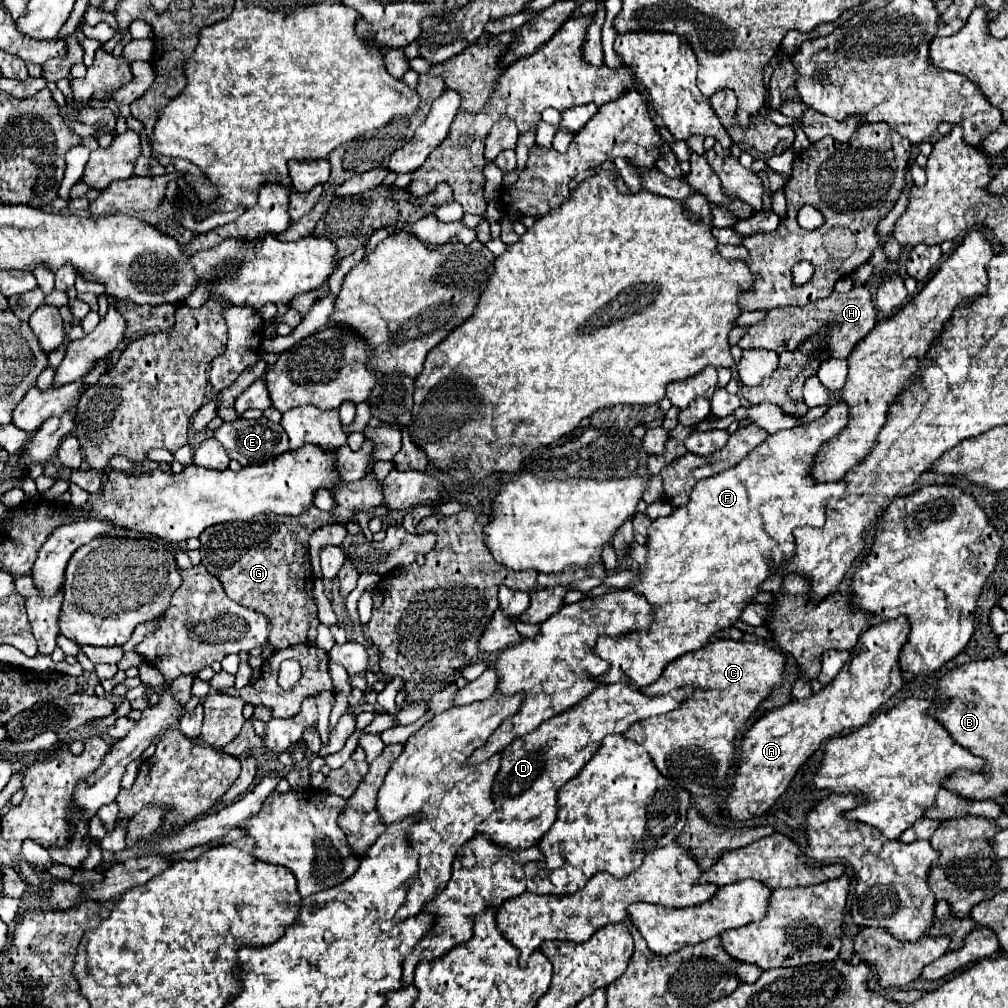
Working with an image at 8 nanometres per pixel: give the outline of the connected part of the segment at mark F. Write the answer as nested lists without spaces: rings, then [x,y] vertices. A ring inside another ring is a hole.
[[[835,403],[825,411],[825,415],[813,423],[797,425],[793,429],[777,431],[765,439],[757,449],[753,449],[735,467],[697,481],[689,495],[689,503],[673,509],[669,517],[659,517],[647,529],[647,561],[639,565],[639,577],[629,581],[625,589],[643,595],[653,609],[653,623],[649,631],[625,633],[621,637],[599,637],[595,653],[601,655],[611,667],[597,681],[615,683],[629,677],[629,685],[635,689],[647,687],[661,671],[675,659],[689,651],[705,647],[711,637],[725,627],[731,627],[739,619],[743,607],[759,593],[757,587],[771,575],[765,557],[773,557],[777,563],[791,557],[795,551],[793,529],[799,525],[823,527],[825,525],[825,505],[829,499],[837,499],[845,491],[843,481],[817,483],[811,477],[811,465],[819,447],[831,437],[839,435],[849,421],[847,405]]]

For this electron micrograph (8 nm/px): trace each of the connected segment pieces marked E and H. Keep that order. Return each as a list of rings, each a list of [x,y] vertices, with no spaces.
[[[239,417],[225,421],[213,435],[227,451],[227,455],[241,465],[259,465],[285,451],[289,451],[289,437],[279,423],[261,417],[249,421]]]
[[[855,287],[849,293],[833,293],[827,299],[809,303],[809,311],[801,311],[795,307],[775,307],[767,309],[765,319],[757,325],[751,325],[747,333],[739,339],[741,349],[761,347],[761,349],[773,349],[777,353],[799,349],[805,341],[815,339],[819,329],[827,327],[825,337],[821,337],[821,349],[829,349],[829,357],[845,359],[853,345],[857,345],[859,339],[863,339],[877,323],[877,307],[873,305],[871,293],[867,287]]]

